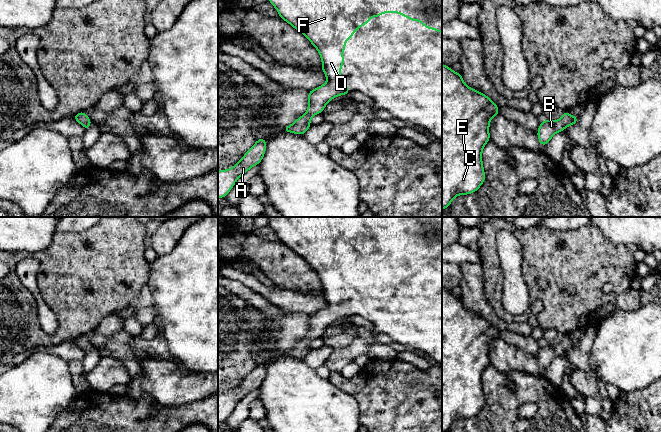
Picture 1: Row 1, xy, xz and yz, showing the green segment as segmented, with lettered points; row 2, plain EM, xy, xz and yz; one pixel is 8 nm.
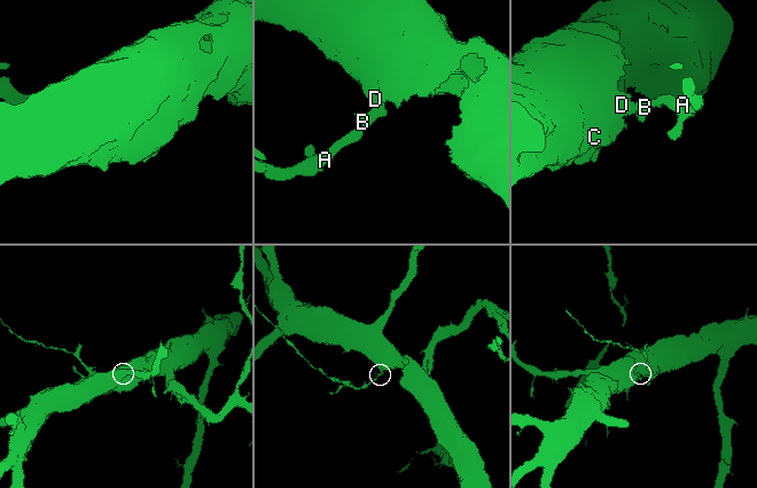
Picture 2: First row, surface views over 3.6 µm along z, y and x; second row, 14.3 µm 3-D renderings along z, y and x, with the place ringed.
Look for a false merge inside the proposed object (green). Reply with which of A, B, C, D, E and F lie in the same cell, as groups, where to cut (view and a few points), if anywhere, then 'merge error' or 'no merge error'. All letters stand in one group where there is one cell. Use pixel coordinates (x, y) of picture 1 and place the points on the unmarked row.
groups A B C D E F; cut none; no merge error

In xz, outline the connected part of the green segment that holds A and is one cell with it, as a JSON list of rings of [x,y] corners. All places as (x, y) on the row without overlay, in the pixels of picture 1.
[[[258,362],[236,389],[230,393],[218,395],[218,422],[225,422],[242,399],[261,387],[266,376],[266,367],[266,363]]]

